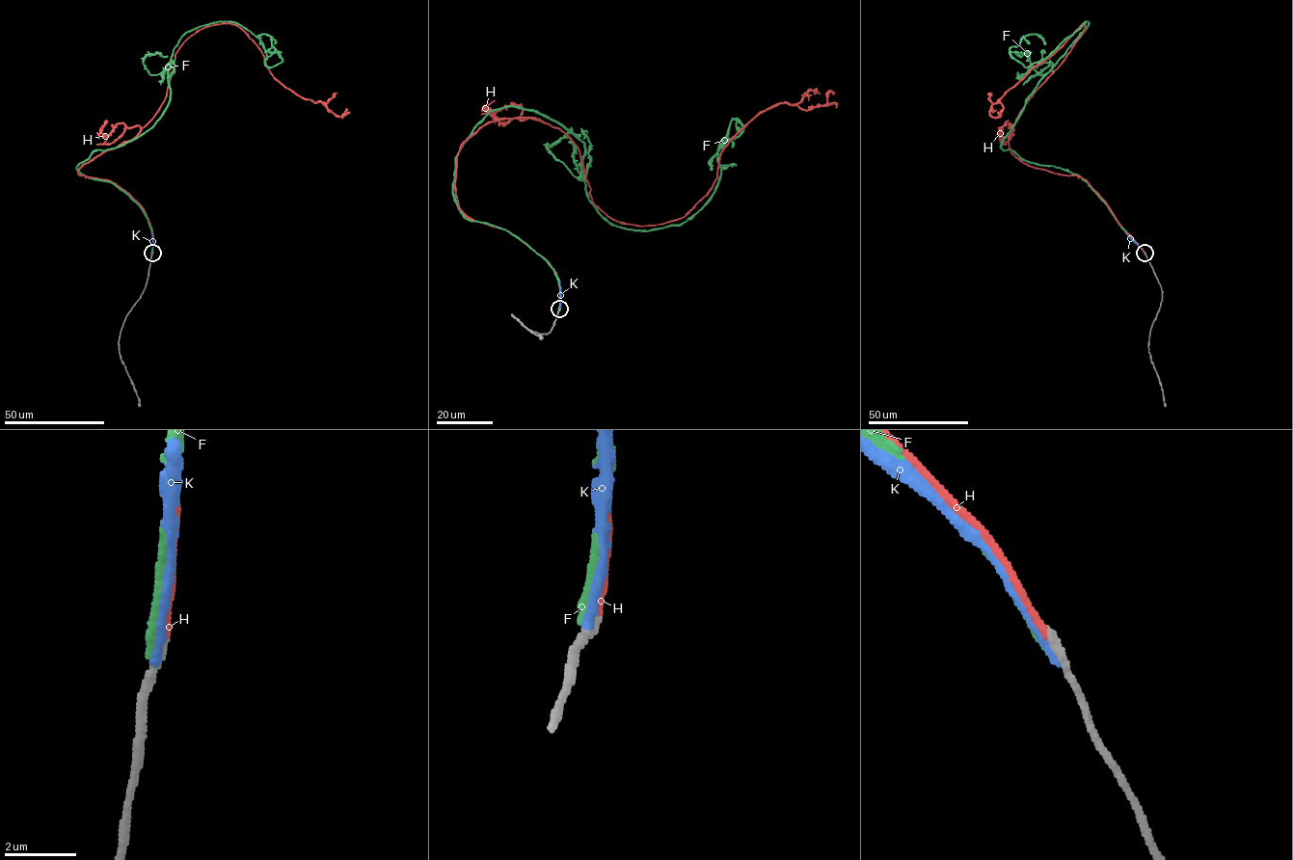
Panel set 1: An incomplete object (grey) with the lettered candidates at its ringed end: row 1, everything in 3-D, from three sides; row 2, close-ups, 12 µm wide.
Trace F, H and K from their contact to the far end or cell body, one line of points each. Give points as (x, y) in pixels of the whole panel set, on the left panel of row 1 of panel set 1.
F: (151, 254), (140, 206), (76, 168), (152, 125), (185, 34), (237, 22), (282, 61), (260, 44)
H: (152, 252), (141, 205), (78, 173), (150, 120), (187, 39), (239, 26), (287, 89), (340, 117), (346, 109)
K: (152, 254), (151, 232)

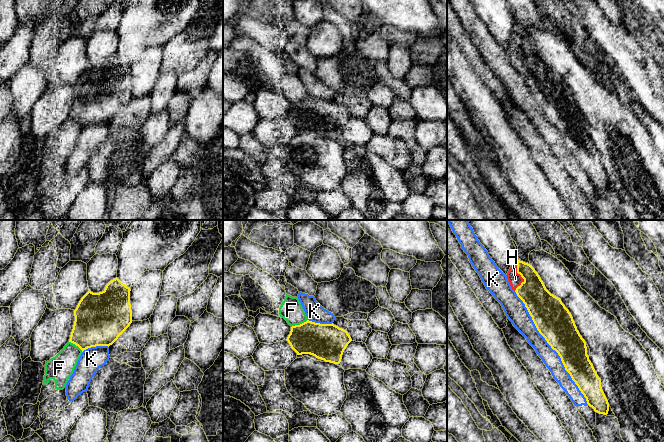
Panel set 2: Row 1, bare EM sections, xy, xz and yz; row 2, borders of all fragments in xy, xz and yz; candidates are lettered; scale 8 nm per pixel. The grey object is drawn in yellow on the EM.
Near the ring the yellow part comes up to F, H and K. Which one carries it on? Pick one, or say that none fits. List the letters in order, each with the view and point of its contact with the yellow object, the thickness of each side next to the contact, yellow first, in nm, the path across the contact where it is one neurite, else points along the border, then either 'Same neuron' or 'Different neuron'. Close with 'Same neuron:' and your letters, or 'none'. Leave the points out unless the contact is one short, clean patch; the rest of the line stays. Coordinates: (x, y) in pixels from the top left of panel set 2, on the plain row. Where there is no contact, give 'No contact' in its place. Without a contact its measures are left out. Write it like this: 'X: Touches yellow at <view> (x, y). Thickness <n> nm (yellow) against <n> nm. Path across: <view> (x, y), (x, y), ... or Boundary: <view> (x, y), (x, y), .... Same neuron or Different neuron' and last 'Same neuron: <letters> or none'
F: Touches yellow at xz (300, 100). Thickness 280 nm (yellow) against 180 nm. Different neuron
H: Touches yellow at yz (520, 50). Thickness 220 nm (yellow) against 110 nm. Same neuron
K: Touches yellow at yz (552, 124). Thickness 300 nm (yellow) against 140 nm. Different neuron
Same neuron: H

